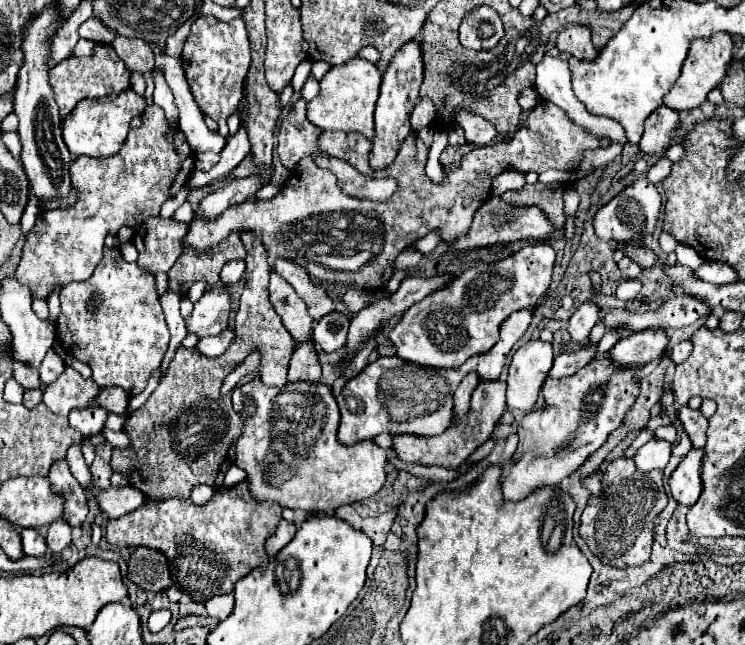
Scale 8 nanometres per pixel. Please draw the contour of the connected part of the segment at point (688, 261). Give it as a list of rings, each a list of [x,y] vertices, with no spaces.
[[[678,244],[676,246],[676,258],[678,258],[678,264],[682,266],[688,266],[688,268],[692,268],[692,270],[696,270],[704,260],[700,260],[698,258],[698,254],[696,254],[696,250],[692,250],[692,248],[688,248],[688,246],[682,246],[682,244]]]

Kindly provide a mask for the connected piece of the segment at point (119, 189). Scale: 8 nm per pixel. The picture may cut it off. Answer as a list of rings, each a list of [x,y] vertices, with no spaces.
[[[150,104],[142,114],[142,126],[128,132],[118,154],[108,158],[78,156],[74,160],[70,174],[80,196],[70,208],[58,208],[38,216],[26,236],[16,278],[38,298],[48,298],[56,284],[64,286],[68,282],[88,280],[102,258],[106,234],[116,236],[122,226],[138,228],[150,216],[158,216],[160,206],[186,184],[192,168],[194,152],[184,134],[168,126],[164,112],[156,104]]]

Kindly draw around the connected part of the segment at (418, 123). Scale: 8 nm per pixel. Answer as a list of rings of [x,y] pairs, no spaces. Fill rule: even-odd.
[[[420,98],[412,110],[412,130],[422,130],[434,124],[434,102],[430,98]]]

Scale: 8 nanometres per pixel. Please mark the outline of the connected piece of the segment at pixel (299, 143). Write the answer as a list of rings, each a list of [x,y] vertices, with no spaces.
[[[298,100],[292,106],[292,116],[284,118],[280,124],[280,134],[278,134],[278,158],[280,162],[292,170],[302,158],[312,156],[316,162],[322,162],[328,156],[316,156],[320,154],[318,150],[318,138],[322,134],[320,128],[308,122],[306,118],[306,100]]]

